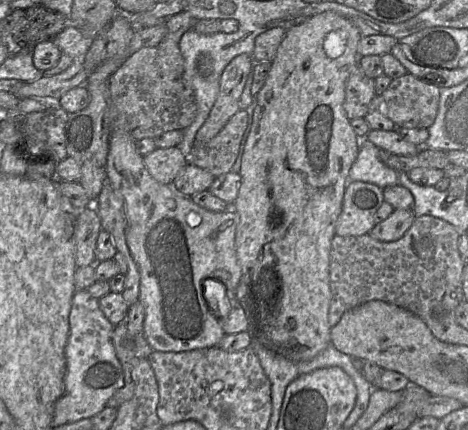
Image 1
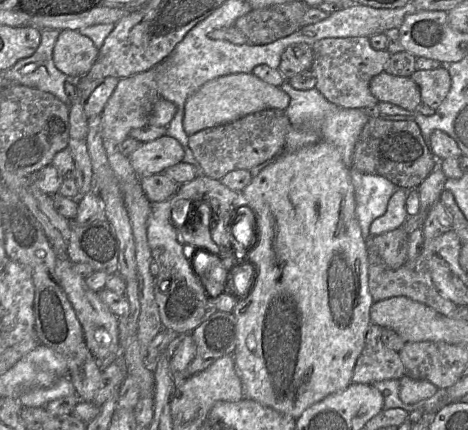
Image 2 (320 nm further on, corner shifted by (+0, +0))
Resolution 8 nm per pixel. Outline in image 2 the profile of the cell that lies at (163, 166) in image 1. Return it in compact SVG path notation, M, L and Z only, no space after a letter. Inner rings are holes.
M164 134L142 143L128 158L135 173L141 176L162 174L167 168L183 161L184 149L181 143Z

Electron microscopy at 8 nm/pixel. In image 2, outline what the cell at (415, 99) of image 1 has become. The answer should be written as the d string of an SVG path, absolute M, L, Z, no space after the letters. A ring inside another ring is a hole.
M447 67L417 70L410 77L420 88L421 104L434 110L438 109L451 88L451 77Z

